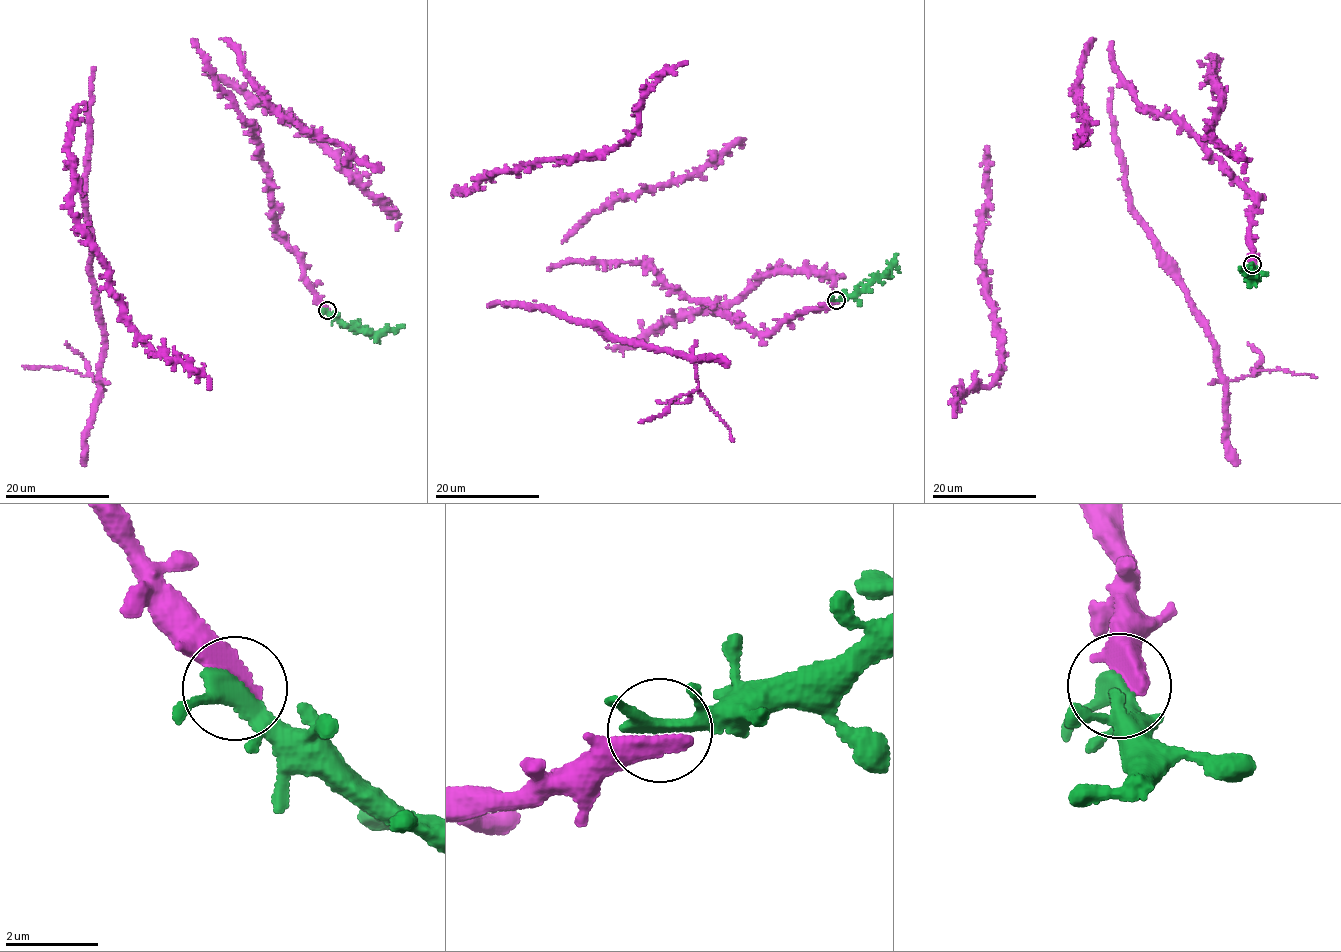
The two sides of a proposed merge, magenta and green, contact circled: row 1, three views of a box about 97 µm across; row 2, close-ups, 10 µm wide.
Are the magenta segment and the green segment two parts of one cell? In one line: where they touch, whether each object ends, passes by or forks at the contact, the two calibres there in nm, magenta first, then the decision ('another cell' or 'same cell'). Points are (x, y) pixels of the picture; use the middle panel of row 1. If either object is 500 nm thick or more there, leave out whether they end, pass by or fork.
at (836, 300); 550 nm thick on the magenta side, 320 nm on the other; same cell

